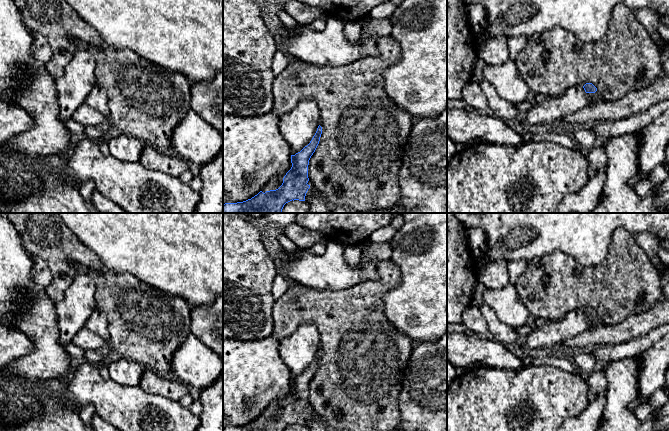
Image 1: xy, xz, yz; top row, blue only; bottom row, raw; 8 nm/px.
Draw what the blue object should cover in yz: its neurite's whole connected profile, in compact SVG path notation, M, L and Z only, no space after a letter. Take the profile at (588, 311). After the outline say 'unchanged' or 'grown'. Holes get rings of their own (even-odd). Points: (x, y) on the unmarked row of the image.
M586 307L583 311L568 312L562 321L545 322L541 328L533 329L526 336L522 350L524 353L540 349L556 350L564 339L586 331L587 318L596 315L597 312L592 307Z | grown

